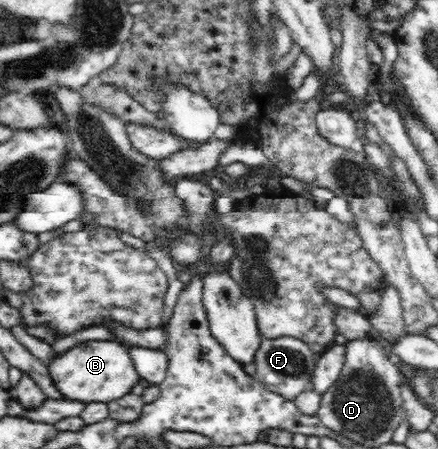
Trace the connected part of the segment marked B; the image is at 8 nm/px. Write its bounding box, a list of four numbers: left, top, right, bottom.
[46,340,140,403]

